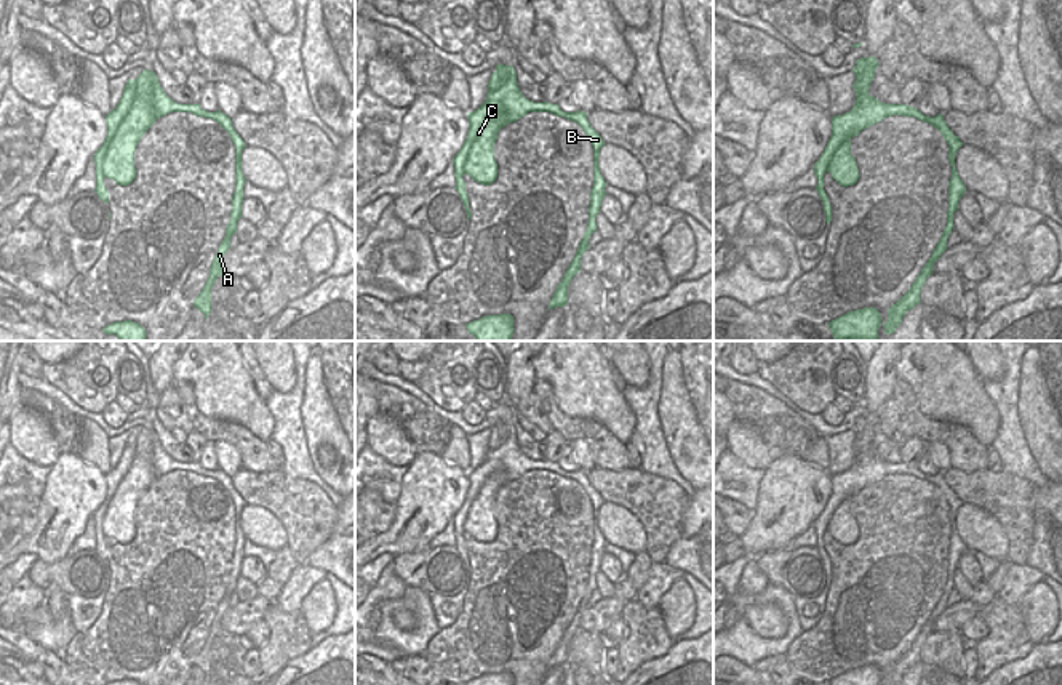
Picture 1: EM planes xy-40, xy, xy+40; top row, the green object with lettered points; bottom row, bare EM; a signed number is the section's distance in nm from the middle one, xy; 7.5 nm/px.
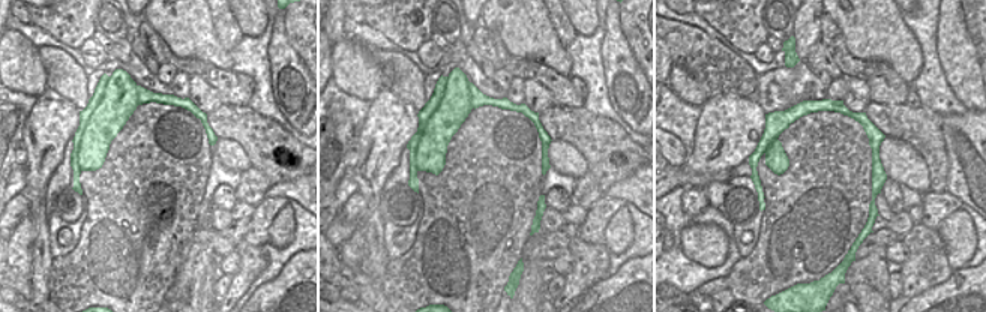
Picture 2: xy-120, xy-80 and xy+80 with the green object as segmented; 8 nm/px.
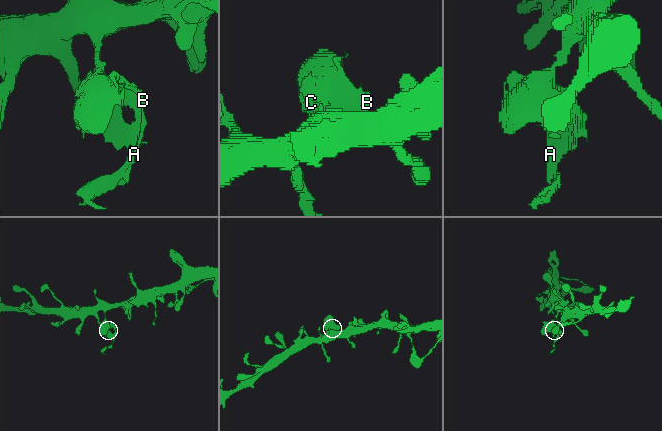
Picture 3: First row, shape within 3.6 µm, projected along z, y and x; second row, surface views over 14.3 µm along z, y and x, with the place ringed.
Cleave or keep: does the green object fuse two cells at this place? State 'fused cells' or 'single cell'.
fused cells

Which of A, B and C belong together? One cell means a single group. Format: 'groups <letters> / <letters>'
groups A B / C

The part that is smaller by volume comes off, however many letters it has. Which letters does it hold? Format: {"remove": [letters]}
{"remove": ["A", "B"]}

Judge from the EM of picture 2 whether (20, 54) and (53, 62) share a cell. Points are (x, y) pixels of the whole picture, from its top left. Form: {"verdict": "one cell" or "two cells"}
{"verdict": "two cells"}

